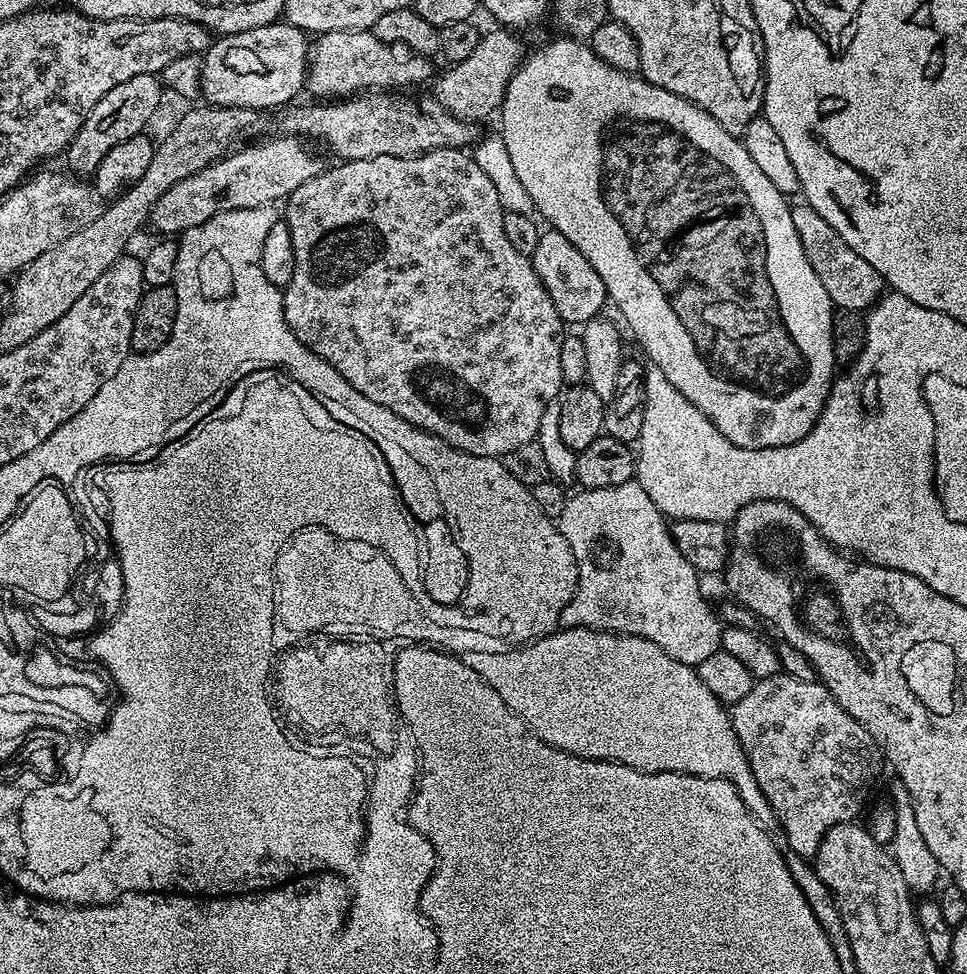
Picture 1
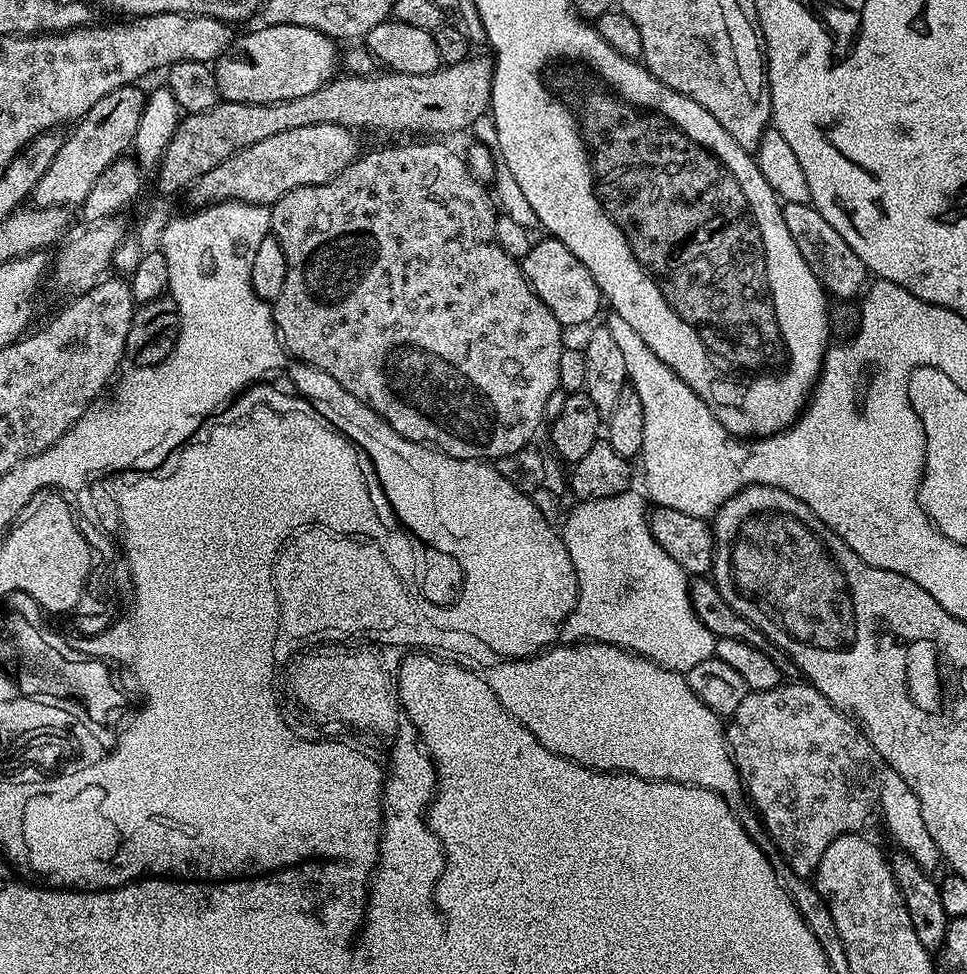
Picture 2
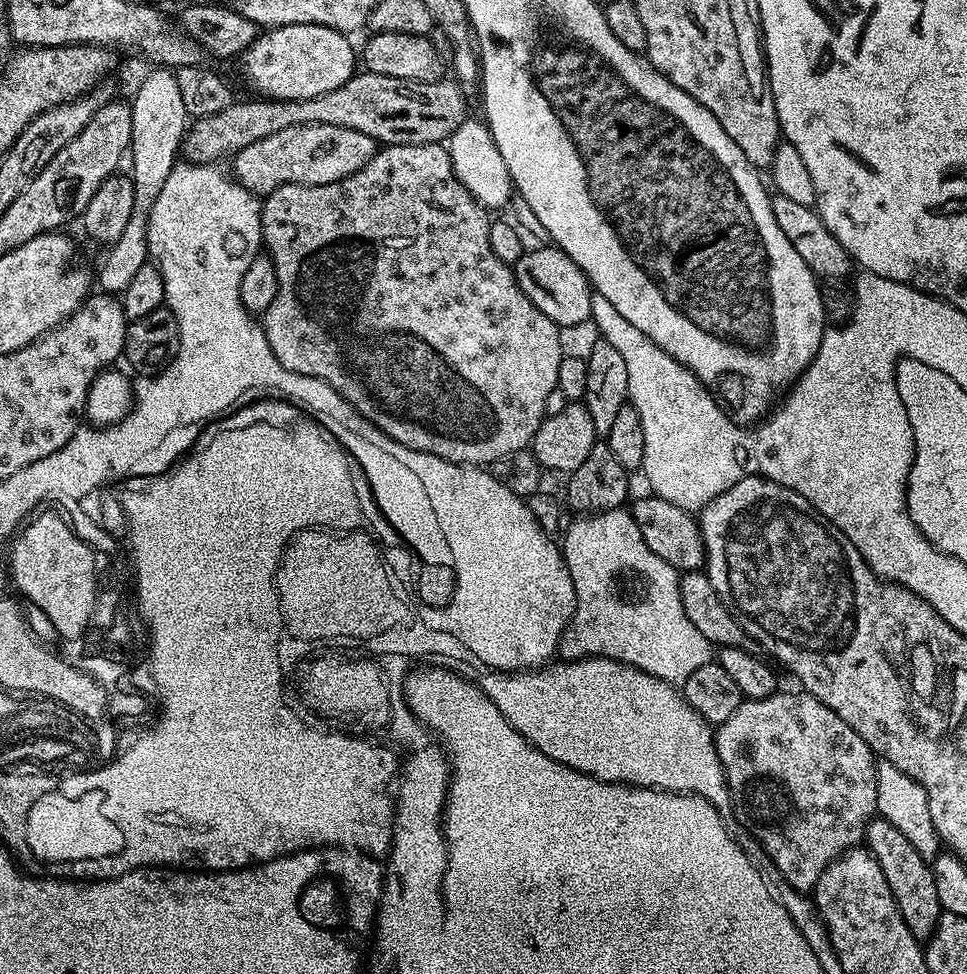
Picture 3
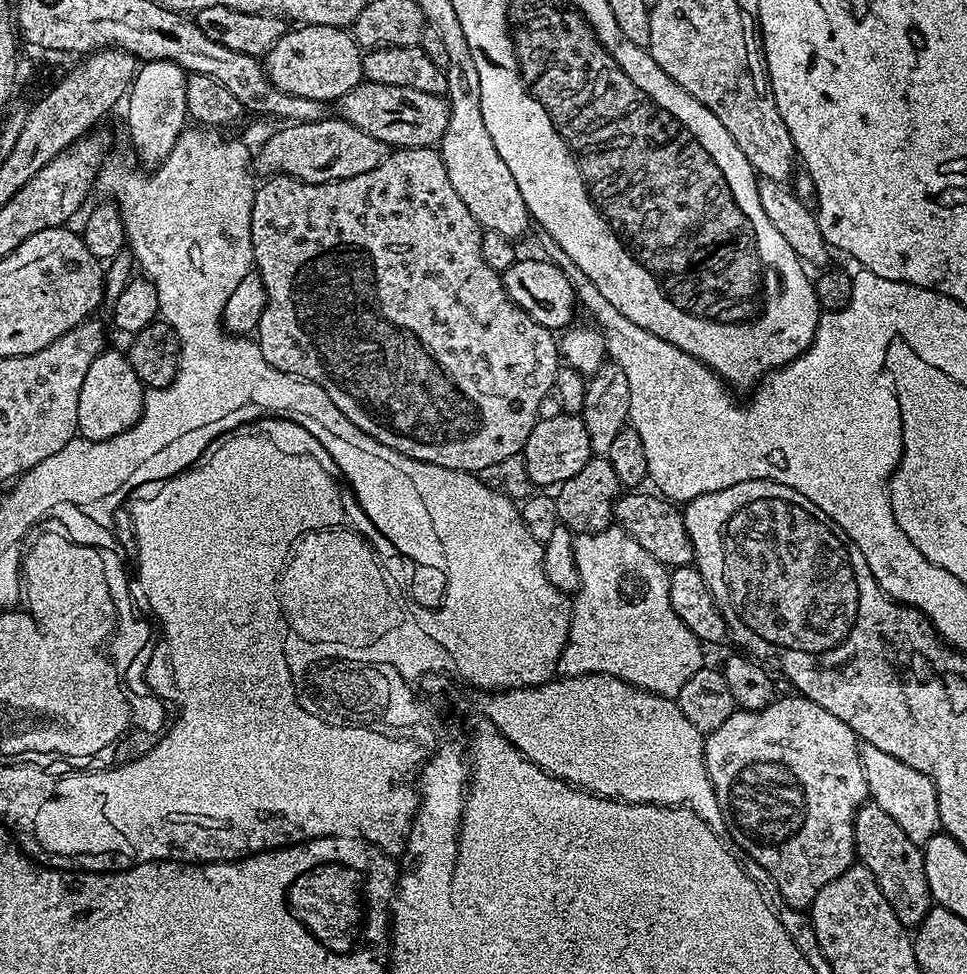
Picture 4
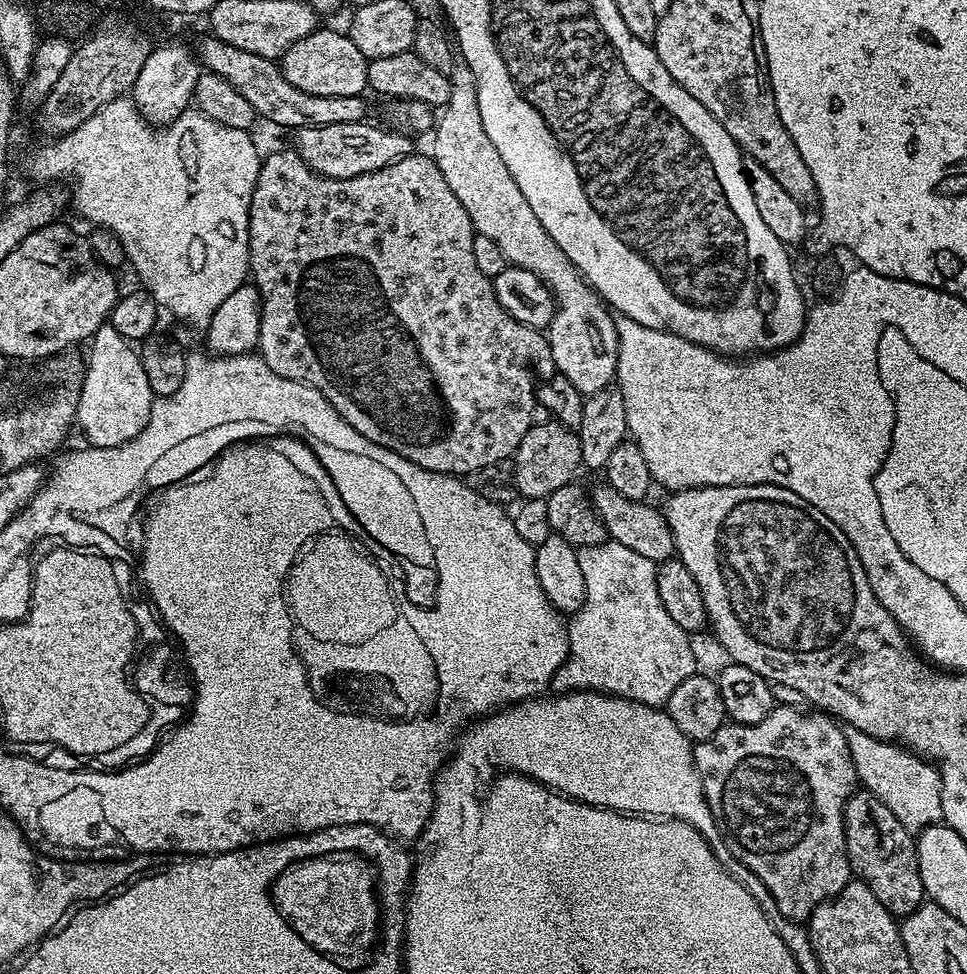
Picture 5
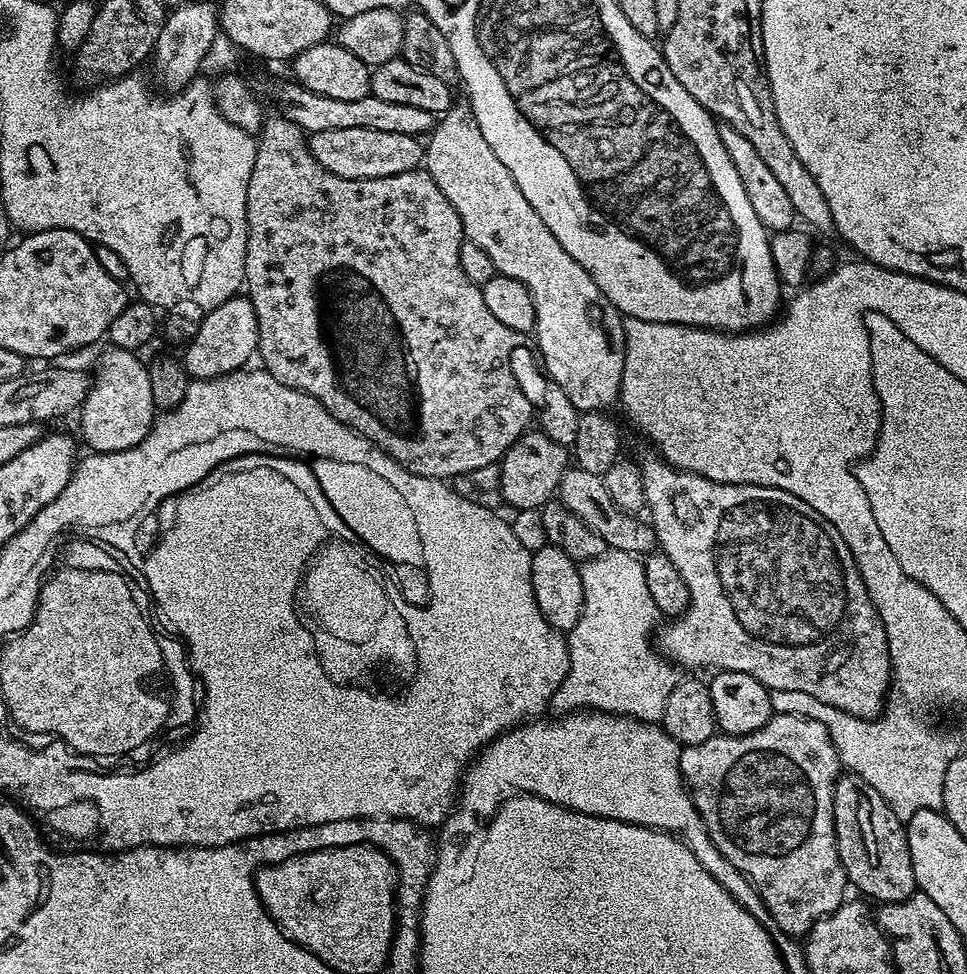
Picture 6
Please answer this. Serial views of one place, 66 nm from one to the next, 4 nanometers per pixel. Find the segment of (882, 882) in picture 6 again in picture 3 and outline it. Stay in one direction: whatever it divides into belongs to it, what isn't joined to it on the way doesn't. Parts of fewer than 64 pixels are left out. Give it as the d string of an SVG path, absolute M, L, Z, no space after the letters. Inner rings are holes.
M873 818L868 823L864 829L863 843L882 868L887 885L894 894L895 904L911 934L916 940L926 942L937 928L943 911L943 905L938 902L936 876L932 873L931 863L918 854L918 850L914 850L913 844L896 827L890 826L890 822L882 818Z

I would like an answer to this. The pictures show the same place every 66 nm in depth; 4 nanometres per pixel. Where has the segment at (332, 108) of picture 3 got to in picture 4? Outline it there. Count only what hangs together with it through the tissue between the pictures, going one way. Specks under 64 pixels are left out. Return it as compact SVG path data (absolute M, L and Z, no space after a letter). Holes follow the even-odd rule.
M364 80L354 90L335 101L339 119L358 126L366 134L390 148L427 148L439 143L449 125L449 108L445 97L423 93L404 86L387 86Z

